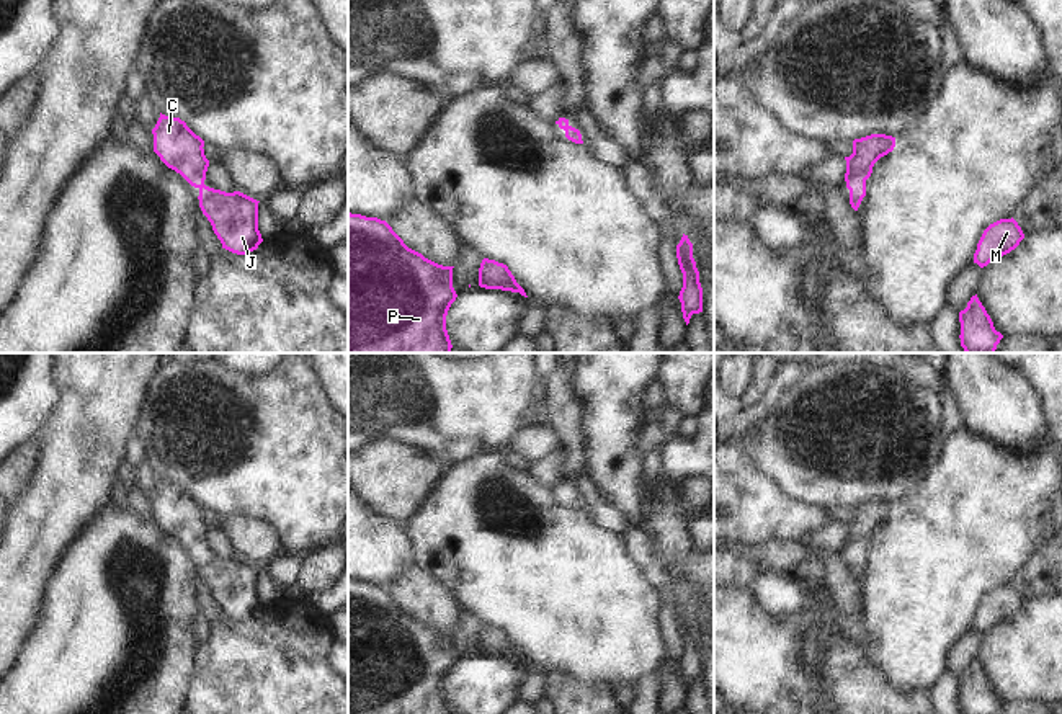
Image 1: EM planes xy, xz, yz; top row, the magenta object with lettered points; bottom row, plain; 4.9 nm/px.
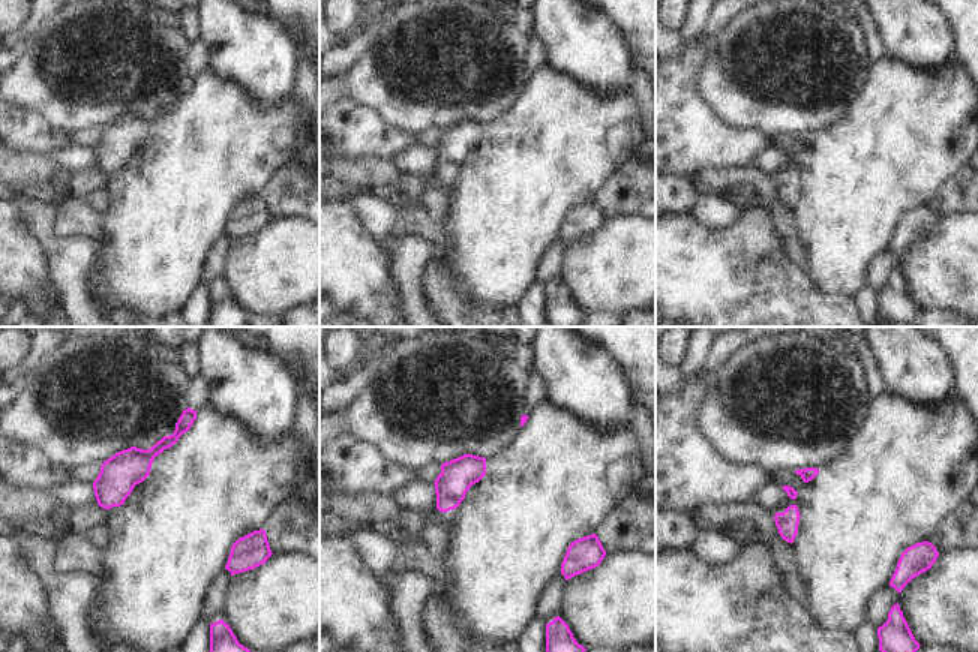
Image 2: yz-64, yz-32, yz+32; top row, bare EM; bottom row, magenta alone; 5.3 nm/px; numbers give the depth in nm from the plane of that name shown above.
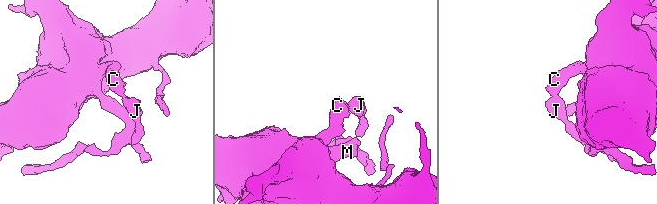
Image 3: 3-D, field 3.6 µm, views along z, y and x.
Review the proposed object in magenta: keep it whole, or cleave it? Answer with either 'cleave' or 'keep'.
keep

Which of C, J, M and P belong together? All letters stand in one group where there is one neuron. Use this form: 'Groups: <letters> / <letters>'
Groups: C J M P

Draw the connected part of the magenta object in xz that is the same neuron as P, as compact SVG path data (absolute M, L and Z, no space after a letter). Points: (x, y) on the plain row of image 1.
M348 578L348 714L453 714L446 696L448 676L457 663L453 654L453 634L408 614L386 587Z

